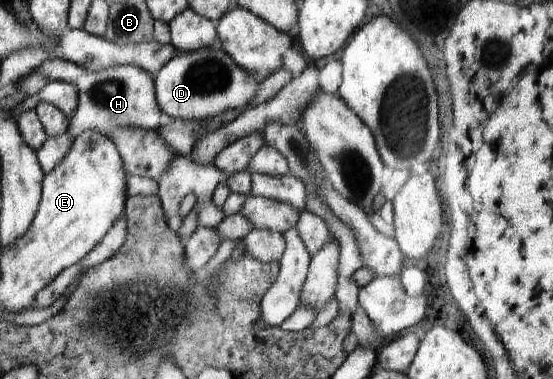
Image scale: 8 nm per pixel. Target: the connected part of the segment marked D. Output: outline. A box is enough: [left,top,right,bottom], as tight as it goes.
[153,44,262,120]

